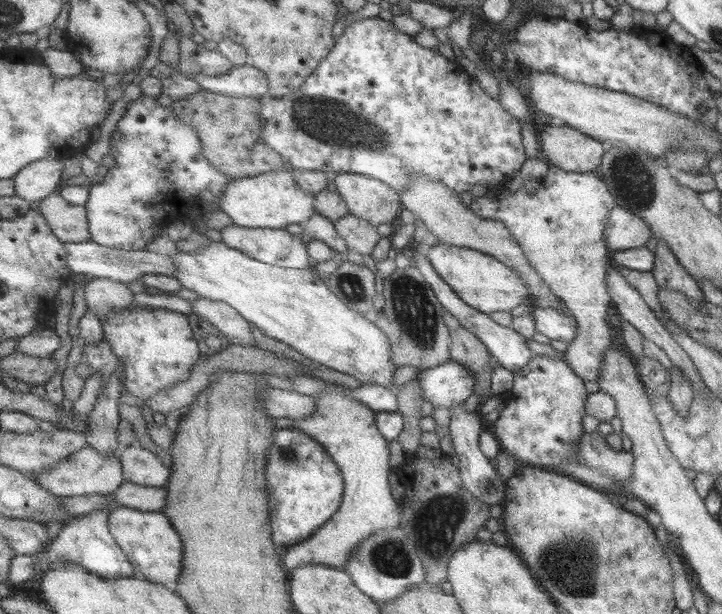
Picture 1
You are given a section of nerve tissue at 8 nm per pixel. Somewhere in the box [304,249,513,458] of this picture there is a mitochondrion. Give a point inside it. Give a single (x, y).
(414, 308)

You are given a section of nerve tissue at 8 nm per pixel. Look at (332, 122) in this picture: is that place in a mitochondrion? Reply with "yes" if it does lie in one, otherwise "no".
yes

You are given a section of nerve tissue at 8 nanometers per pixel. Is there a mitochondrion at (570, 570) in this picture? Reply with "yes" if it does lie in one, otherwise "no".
yes

